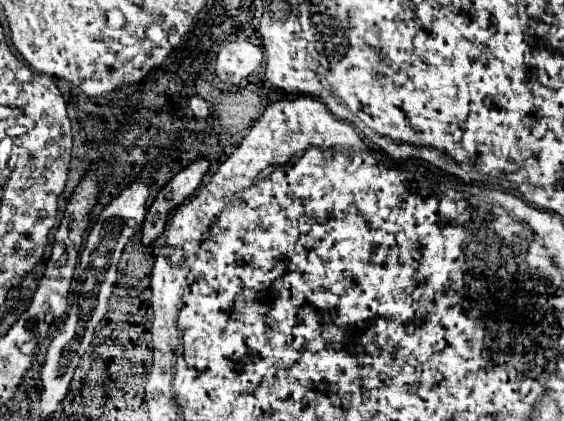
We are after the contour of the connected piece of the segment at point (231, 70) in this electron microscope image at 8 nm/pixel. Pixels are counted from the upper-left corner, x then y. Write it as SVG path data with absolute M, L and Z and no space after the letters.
M238 38L222 46L216 56L215 74L225 84L237 86L242 78L251 75L261 64L261 48Z

